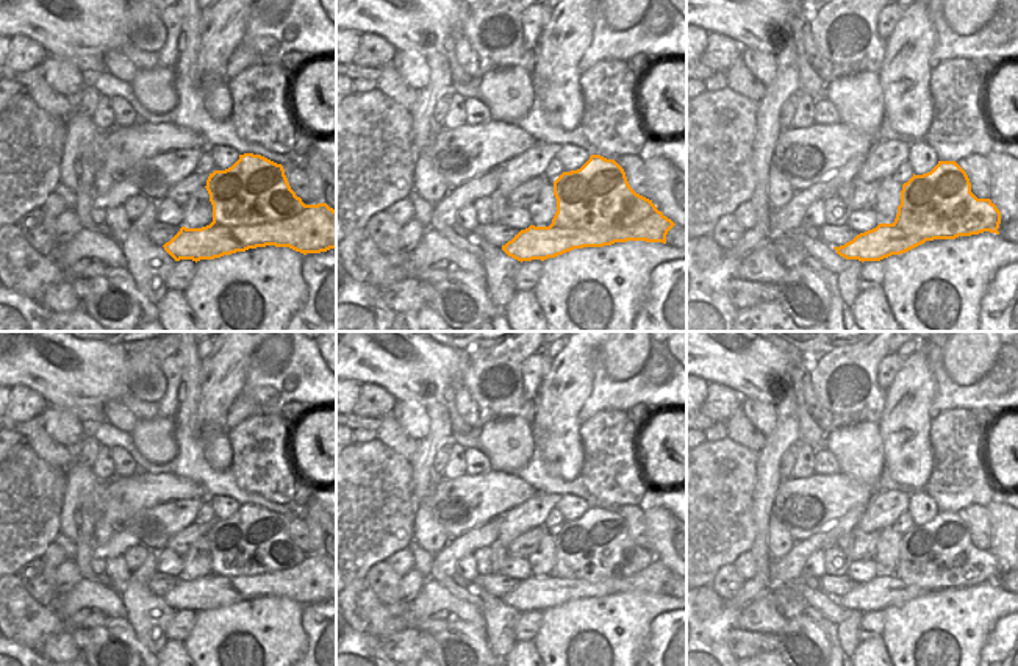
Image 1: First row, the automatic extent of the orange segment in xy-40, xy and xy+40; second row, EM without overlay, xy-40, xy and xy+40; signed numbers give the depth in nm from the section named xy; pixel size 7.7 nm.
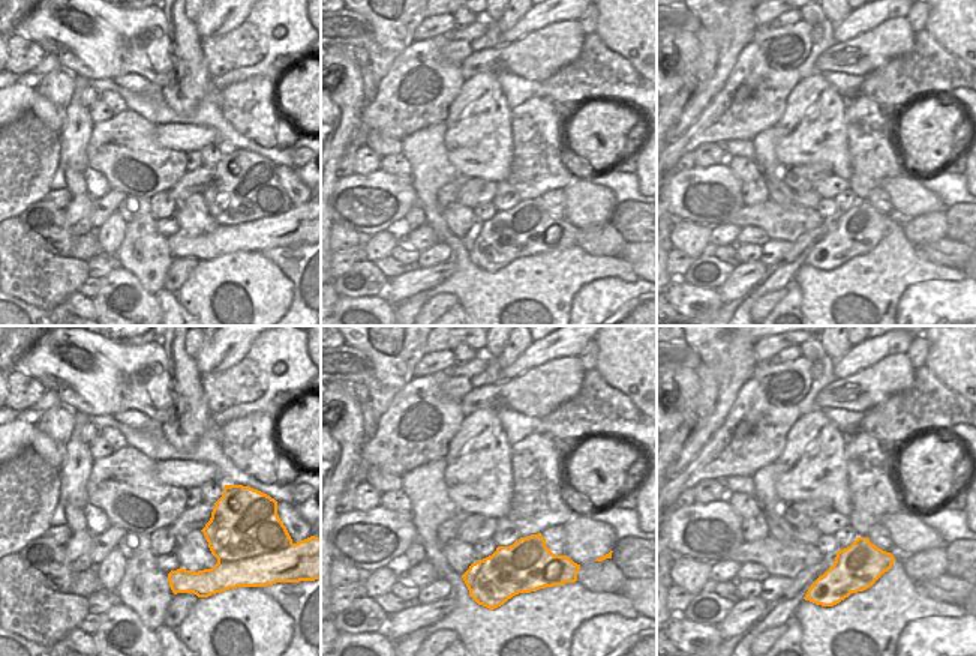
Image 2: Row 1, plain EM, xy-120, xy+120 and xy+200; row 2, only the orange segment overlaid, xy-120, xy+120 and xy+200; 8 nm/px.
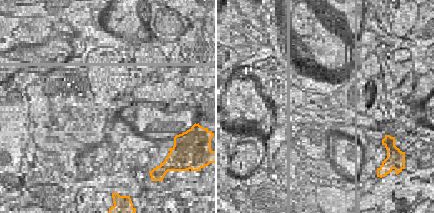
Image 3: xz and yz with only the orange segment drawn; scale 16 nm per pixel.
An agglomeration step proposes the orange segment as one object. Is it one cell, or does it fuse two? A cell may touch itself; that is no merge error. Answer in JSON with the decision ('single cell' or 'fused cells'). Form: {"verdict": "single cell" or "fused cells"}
{"verdict": "fused cells"}

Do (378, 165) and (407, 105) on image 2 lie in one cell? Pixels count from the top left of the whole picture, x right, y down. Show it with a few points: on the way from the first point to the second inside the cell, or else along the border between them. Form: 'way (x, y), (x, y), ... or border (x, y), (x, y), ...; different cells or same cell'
border (401, 138), (390, 138), (387, 141); different cells

